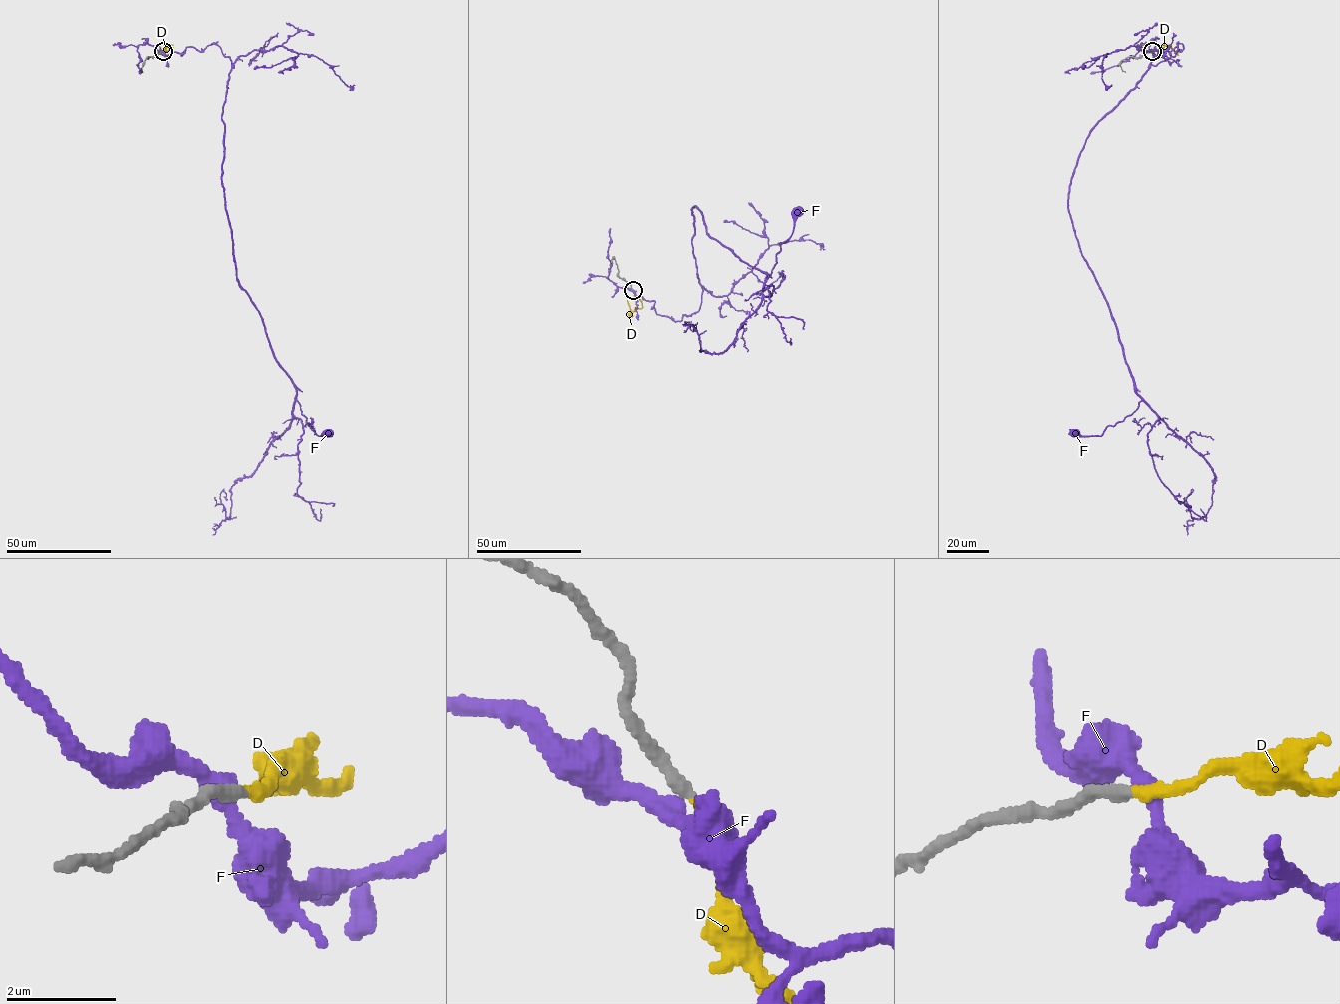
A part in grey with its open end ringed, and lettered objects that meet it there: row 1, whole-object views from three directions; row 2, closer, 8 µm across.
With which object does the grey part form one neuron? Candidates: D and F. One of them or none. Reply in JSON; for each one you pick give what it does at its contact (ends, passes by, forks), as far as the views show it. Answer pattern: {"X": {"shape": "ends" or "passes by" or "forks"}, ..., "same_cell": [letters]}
{"D": {"shape": "ends"}, "same_cell": ["D"]}

